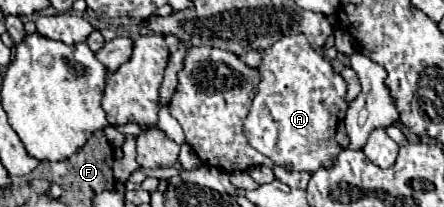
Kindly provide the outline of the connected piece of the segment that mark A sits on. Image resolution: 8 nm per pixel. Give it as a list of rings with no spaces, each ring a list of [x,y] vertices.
[[[284,35],[272,47],[262,51],[262,61],[258,65],[260,81],[256,87],[256,97],[252,101],[250,113],[244,119],[244,133],[248,135],[248,143],[272,159],[272,163],[280,167],[288,167],[290,171],[316,173],[320,167],[332,167],[336,163],[336,155],[348,149],[348,133],[344,127],[344,117],[348,111],[346,91],[348,83],[340,73],[334,71],[330,61],[308,43],[306,35]]]

